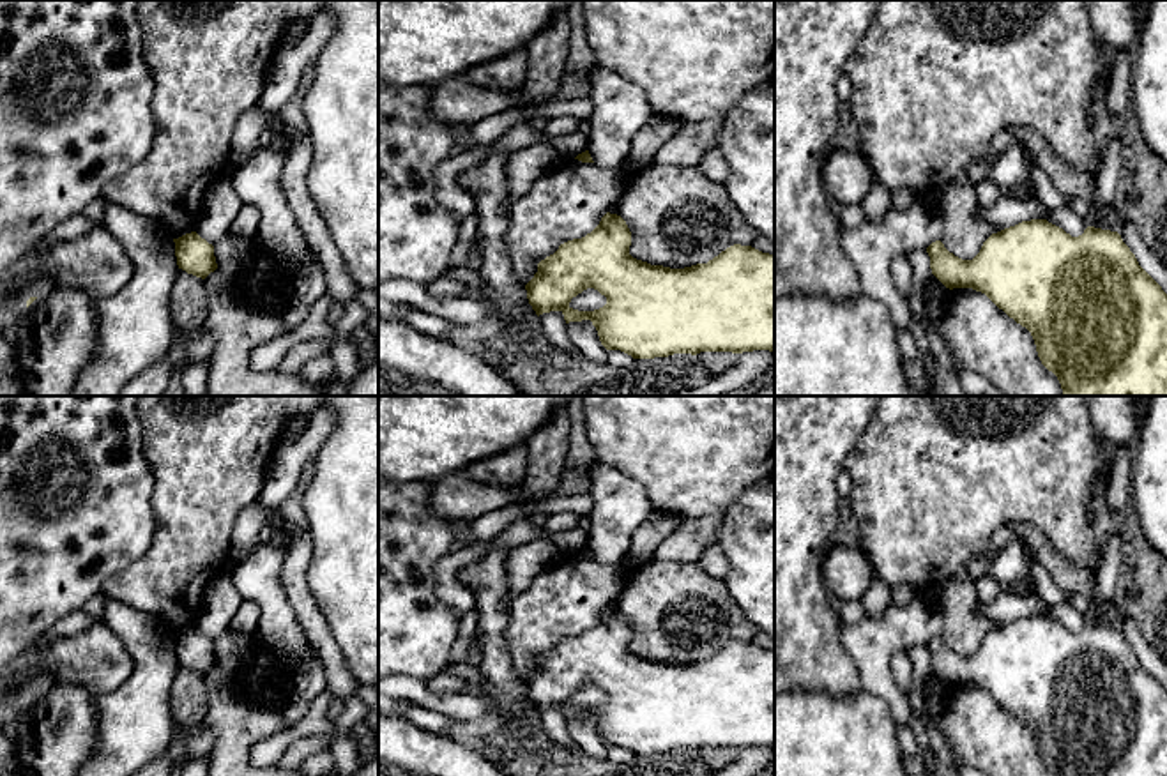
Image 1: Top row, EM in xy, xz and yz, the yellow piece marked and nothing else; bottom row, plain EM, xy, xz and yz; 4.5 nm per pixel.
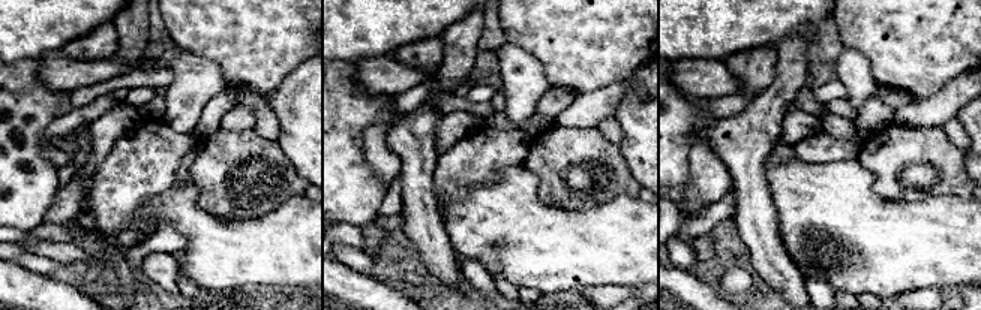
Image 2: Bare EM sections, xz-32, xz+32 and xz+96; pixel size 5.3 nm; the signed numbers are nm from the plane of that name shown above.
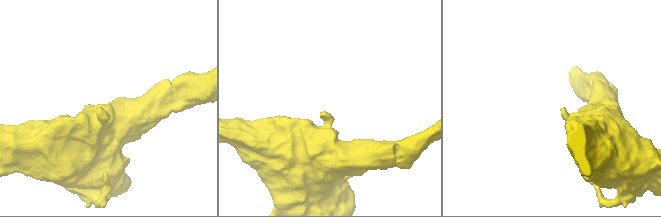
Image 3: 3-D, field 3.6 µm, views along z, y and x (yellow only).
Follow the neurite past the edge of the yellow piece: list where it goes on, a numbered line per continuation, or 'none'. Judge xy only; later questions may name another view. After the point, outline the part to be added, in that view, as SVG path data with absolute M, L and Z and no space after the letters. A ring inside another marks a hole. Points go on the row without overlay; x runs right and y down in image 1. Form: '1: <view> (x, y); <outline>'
none

